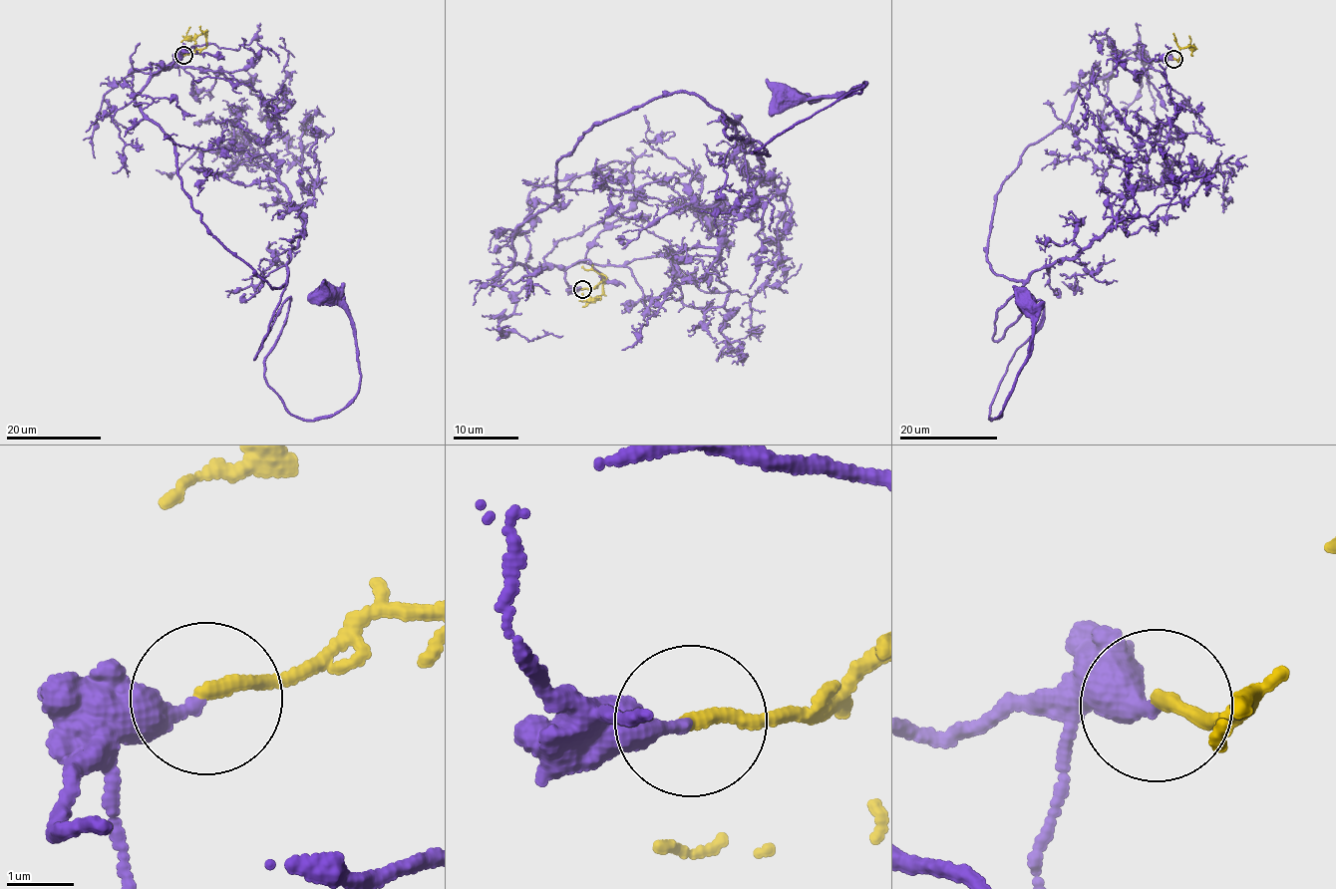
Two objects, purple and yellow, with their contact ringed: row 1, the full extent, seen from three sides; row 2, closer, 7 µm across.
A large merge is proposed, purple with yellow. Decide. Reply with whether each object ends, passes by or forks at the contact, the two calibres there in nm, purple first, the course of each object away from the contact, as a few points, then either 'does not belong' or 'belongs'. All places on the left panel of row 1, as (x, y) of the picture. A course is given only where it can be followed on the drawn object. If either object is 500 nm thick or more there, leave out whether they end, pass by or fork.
purple ends | yellow ends | 240/200 nm | purple via (184, 56), (135, 99), (284, 288), (254, 358), (289, 298), (264, 375), (309, 420), (360, 375), (325, 292) | yellow via (184, 56), (206, 46), (206, 36), (202, 32), (189, 37), (186, 32), (190, 27) | belongs

